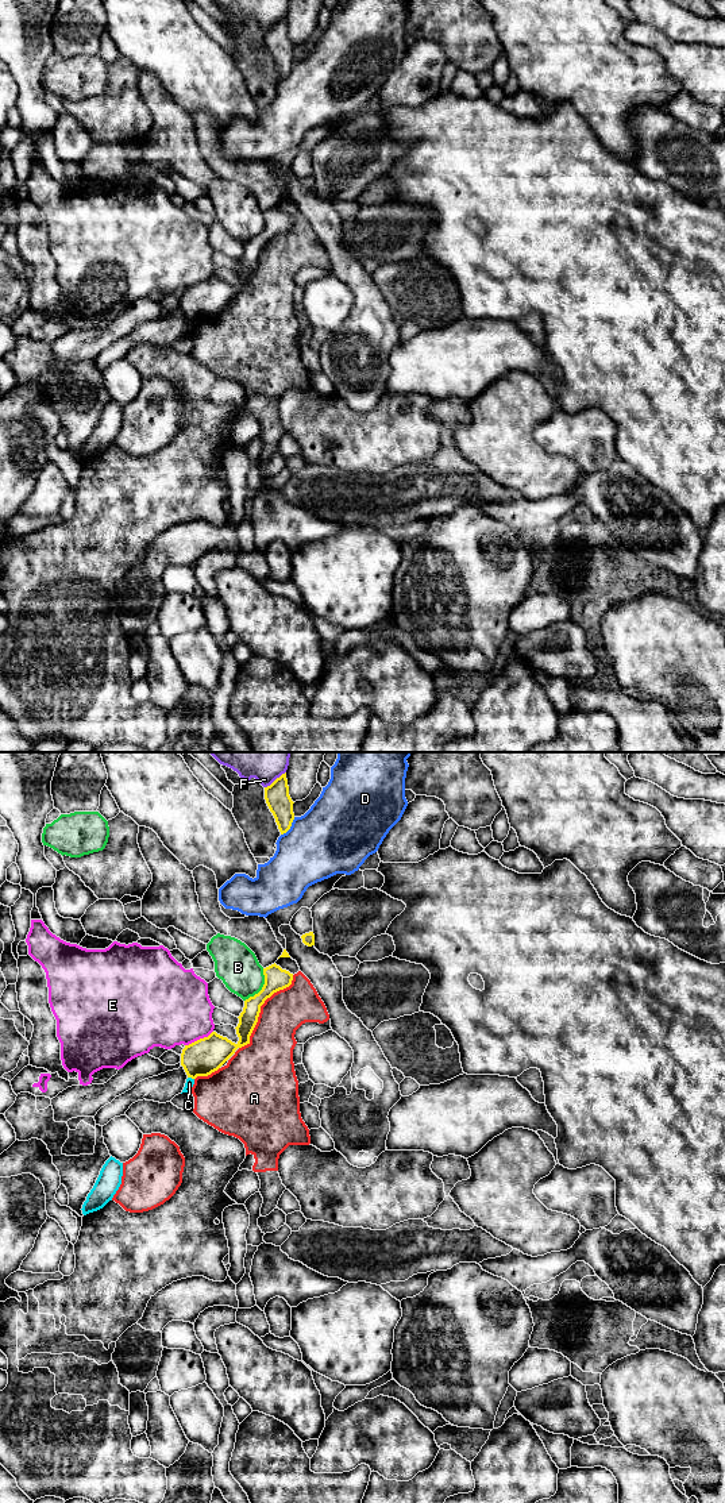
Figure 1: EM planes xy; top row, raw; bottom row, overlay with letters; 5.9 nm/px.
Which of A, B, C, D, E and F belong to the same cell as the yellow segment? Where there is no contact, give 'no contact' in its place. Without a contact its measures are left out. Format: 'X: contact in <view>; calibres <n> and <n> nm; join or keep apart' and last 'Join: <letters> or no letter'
A: contact in xy; calibres 140 and 260 nm; keep apart
B: contact in xy; calibres 140 and 240 nm; keep apart
C: contact in xy; calibres 220 and 50 nm; keep apart
D: contact in xy; calibres 150 and 420 nm; keep apart
E: contact in xy; calibres 220 and 440 nm; keep apart
F: contact in xy; calibres 150 and 320 nm; keep apart
Join: no letter

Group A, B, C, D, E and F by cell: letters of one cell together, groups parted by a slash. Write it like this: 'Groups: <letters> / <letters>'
Groups: A / B / C / D / E / F

